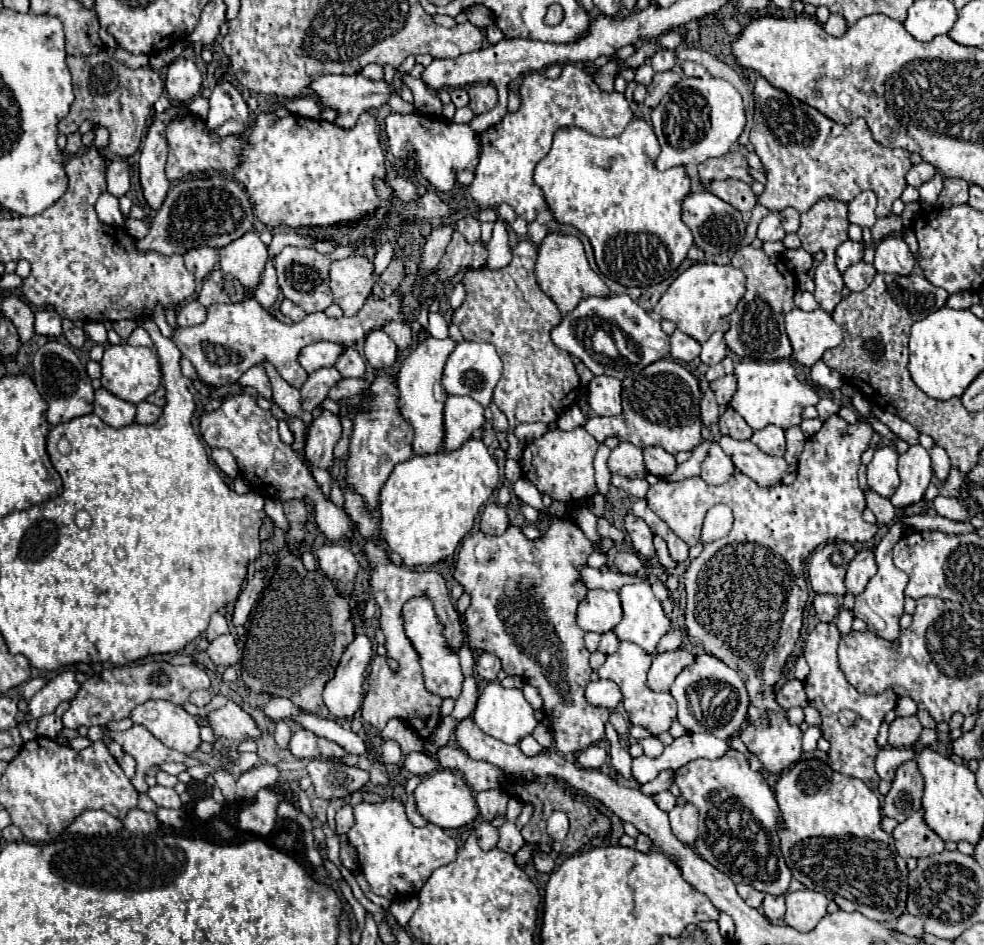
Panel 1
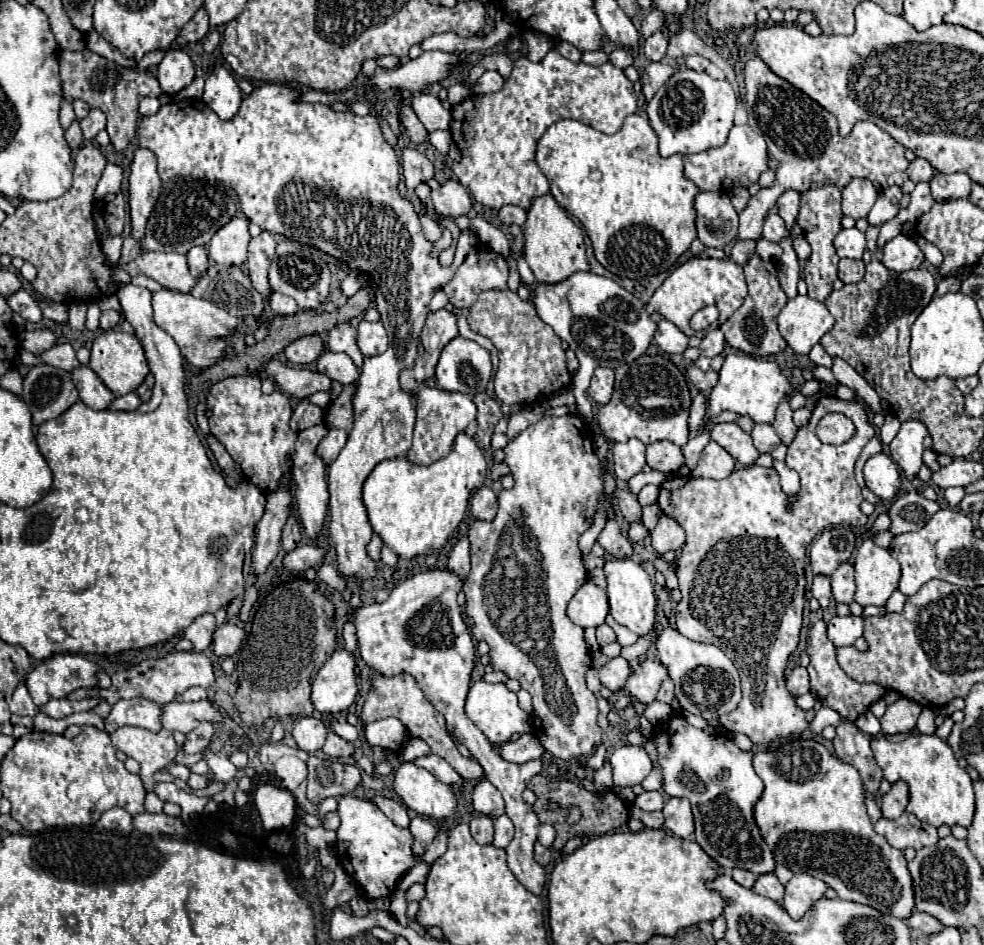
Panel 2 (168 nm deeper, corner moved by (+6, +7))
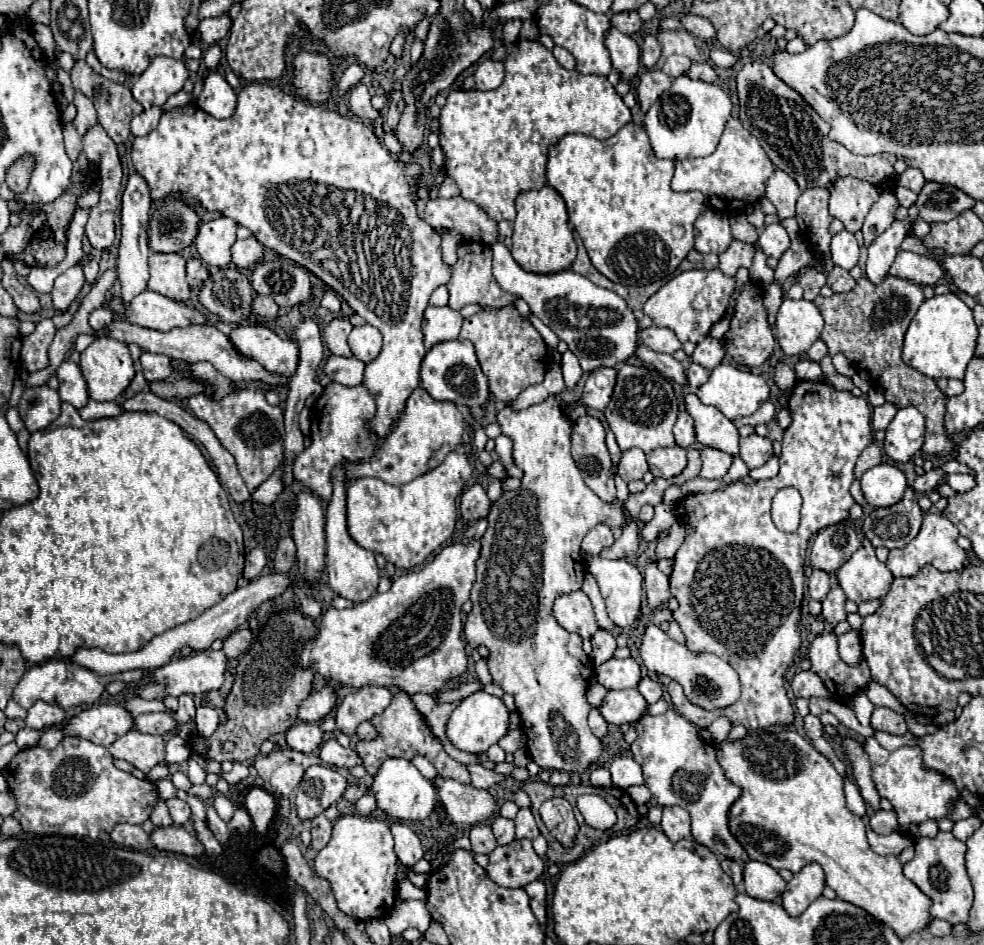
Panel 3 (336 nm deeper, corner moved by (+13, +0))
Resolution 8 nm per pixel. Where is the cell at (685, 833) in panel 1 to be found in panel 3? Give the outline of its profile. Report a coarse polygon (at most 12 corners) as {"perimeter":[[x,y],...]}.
{"perimeter":[[664,807],[662,831],[676,843],[690,839],[690,815]]}

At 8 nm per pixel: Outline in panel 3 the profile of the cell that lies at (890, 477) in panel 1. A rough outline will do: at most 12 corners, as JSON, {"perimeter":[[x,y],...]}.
{"perimeter":[[880,463],[862,479],[872,507],[888,507],[906,491],[896,465]]}

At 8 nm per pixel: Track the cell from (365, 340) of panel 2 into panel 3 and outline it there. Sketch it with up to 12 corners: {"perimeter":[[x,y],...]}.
{"perimeter":[[372,325],[354,327],[348,345],[356,359],[370,363],[382,349]]}

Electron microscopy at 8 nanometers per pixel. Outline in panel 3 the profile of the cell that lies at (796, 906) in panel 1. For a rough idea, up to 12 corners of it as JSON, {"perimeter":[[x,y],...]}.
{"perimeter":[[810,863],[782,895],[790,917],[798,917],[822,895],[824,871]]}

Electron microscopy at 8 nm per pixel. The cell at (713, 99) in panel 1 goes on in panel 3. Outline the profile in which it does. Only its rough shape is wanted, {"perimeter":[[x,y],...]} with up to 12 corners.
{"perimeter":[[688,75],[644,115],[660,159],[716,151],[732,101]]}

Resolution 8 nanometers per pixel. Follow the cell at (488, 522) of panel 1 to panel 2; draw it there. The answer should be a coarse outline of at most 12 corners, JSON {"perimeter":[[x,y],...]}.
{"perimeter":[[481,486],[471,494],[471,514],[491,522],[497,496]]}

